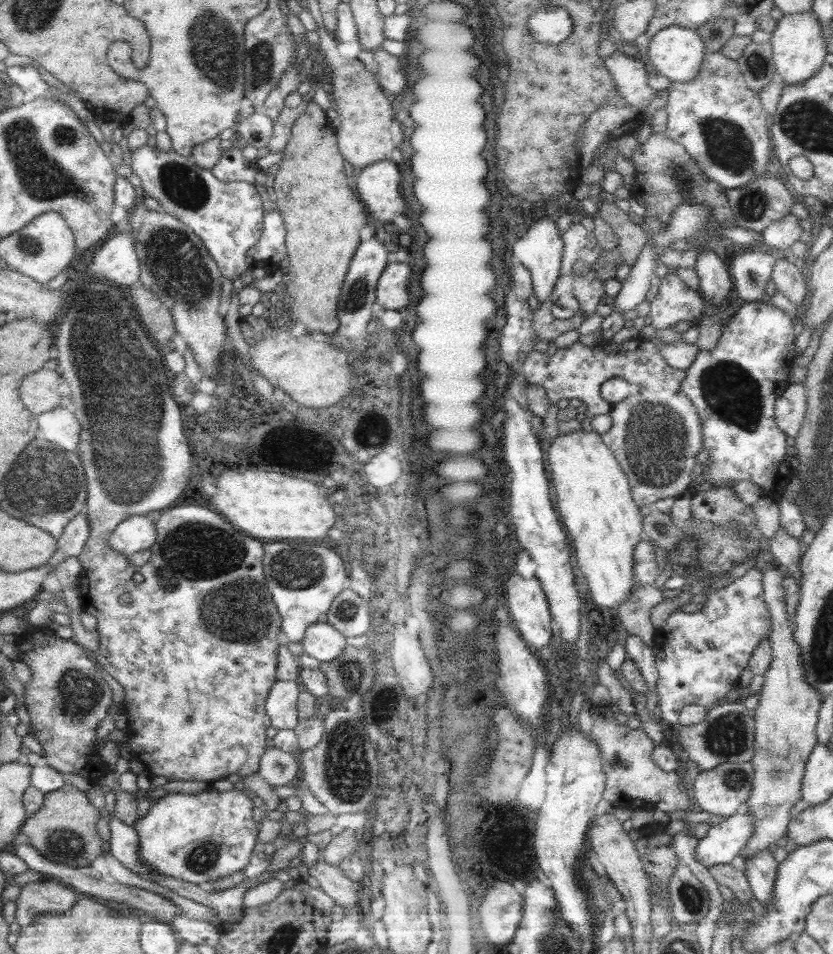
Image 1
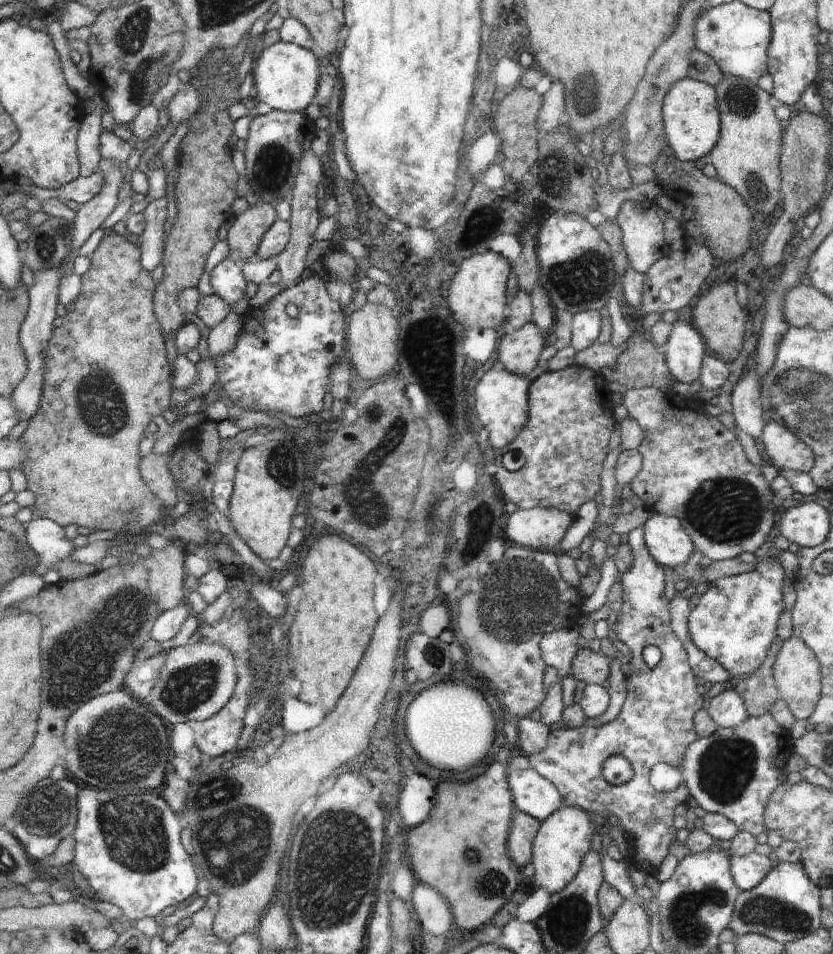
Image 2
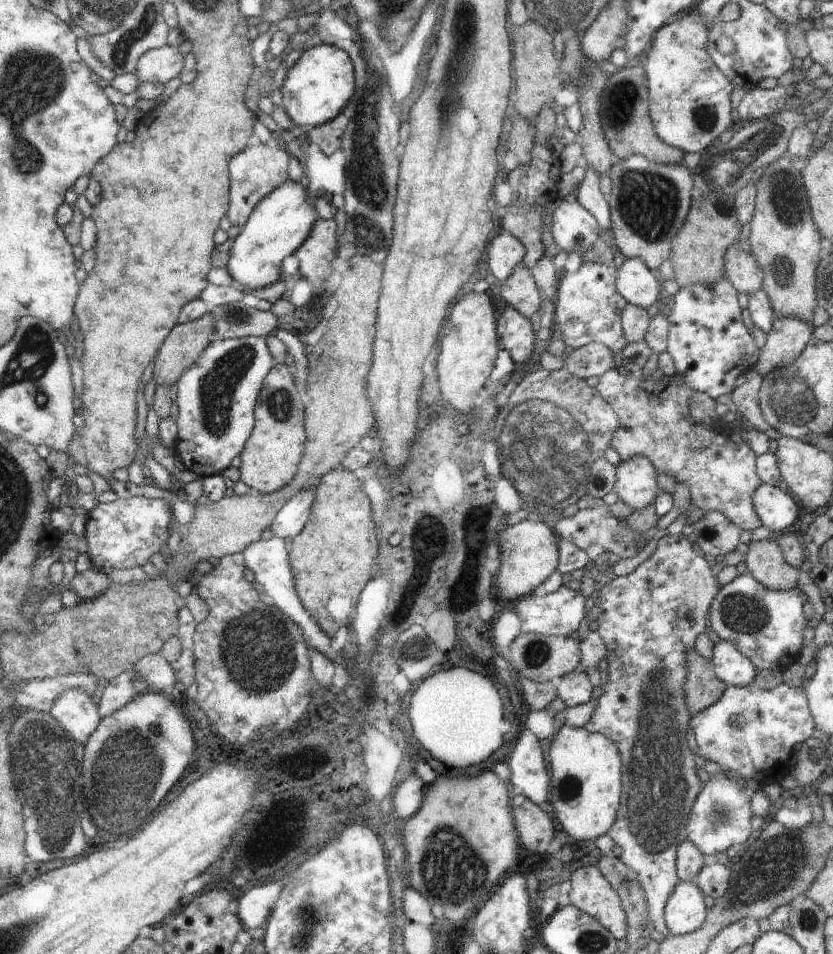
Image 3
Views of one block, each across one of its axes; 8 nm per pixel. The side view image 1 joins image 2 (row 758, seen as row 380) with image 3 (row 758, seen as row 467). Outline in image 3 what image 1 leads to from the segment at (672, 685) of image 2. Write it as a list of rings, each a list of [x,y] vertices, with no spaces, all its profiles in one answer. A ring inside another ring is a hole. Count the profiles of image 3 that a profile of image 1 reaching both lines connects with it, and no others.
[[[682,534],[665,535],[663,538],[660,538],[654,554],[652,554],[648,560],[642,562],[632,574],[620,577],[614,576],[612,582],[604,584],[604,586],[598,590],[598,600],[596,601],[598,608],[600,608],[600,617],[597,620],[598,629],[596,632],[604,645],[617,644],[618,646],[616,646],[615,650],[605,652],[605,659],[609,665],[607,670],[608,682],[600,687],[602,693],[597,698],[597,705],[594,708],[594,712],[592,712],[590,720],[588,720],[588,723],[583,728],[588,733],[605,735],[607,740],[610,740],[610,743],[613,743],[613,746],[618,750],[622,764],[621,798],[616,821],[607,835],[612,838],[616,845],[622,848],[622,854],[620,854],[619,857],[622,864],[638,876],[639,884],[644,892],[644,899],[647,903],[648,920],[651,926],[665,938],[670,937],[671,933],[664,921],[664,910],[670,894],[679,882],[675,866],[677,847],[687,840],[688,818],[690,817],[692,806],[704,784],[700,781],[696,772],[695,755],[691,752],[686,739],[689,723],[692,718],[687,706],[687,701],[685,700],[684,691],[684,682],[688,675],[687,655],[695,648],[695,642],[698,636],[709,631],[707,615],[709,614],[711,603],[714,601],[720,588],[722,587],[718,583],[717,577],[712,574],[710,564],[708,564],[702,554],[696,550],[695,546],[687,540],[686,536]]]

